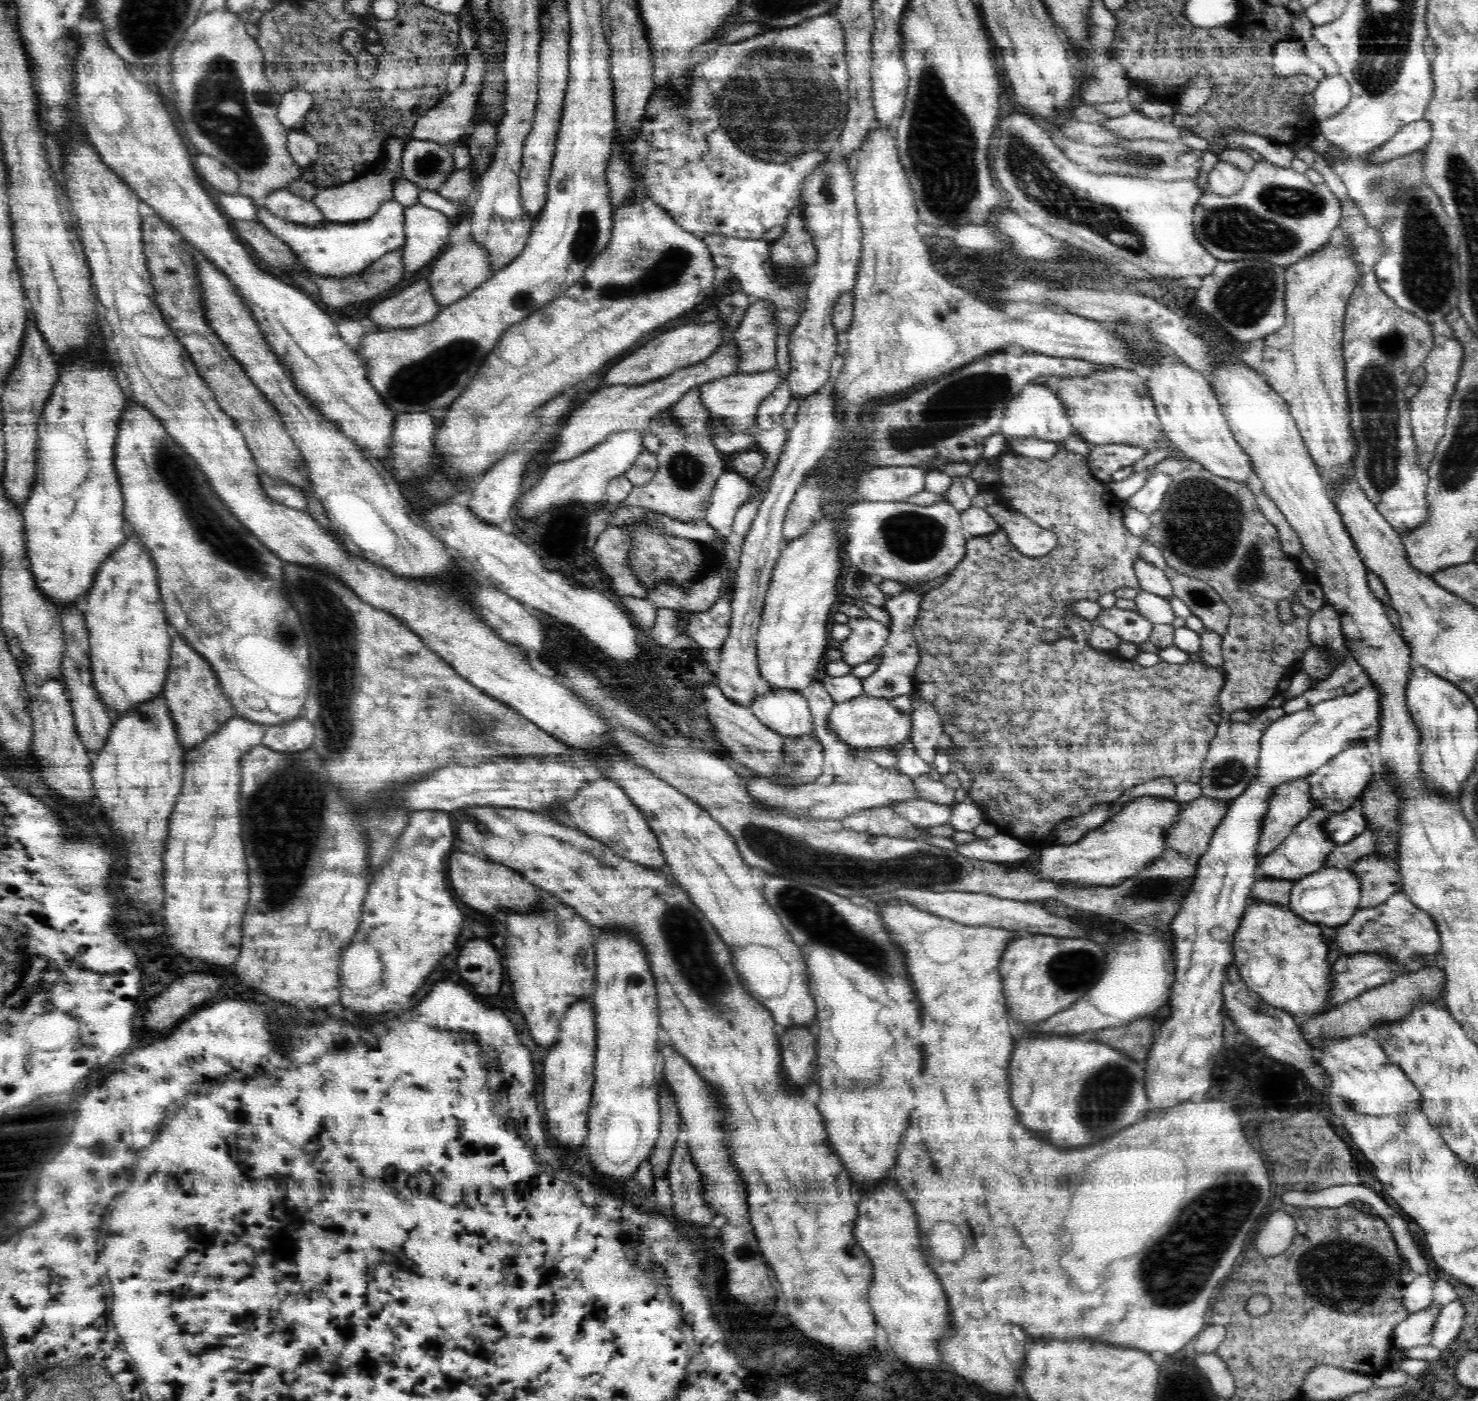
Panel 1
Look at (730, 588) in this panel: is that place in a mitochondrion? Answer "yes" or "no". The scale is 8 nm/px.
no

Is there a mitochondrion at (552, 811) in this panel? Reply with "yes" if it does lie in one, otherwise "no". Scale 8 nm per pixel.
no

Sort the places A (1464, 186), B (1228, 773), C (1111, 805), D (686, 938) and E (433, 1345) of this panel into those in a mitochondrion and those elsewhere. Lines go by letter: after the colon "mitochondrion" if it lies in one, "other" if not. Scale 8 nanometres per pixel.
A: mitochondrion
B: mitochondrion
C: other
D: mitochondrion
E: other

